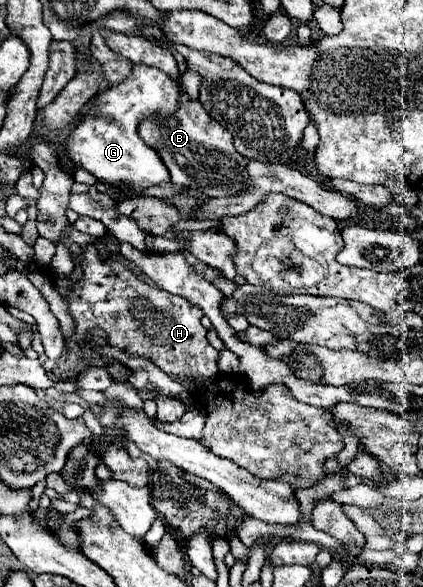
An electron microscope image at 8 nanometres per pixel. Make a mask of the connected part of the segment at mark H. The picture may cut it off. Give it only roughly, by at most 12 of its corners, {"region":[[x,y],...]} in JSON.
{"region":[[84,246],[60,278],[70,372],[108,346],[196,380],[198,442],[260,480],[320,484],[334,414],[218,370],[202,310]]}

